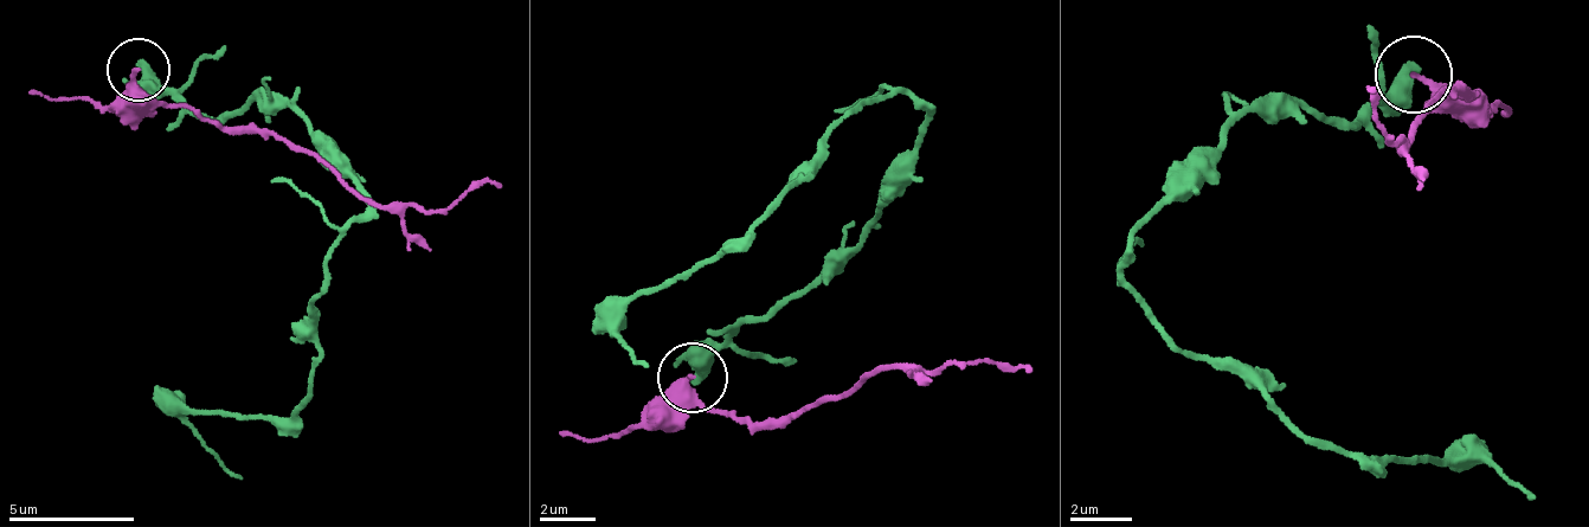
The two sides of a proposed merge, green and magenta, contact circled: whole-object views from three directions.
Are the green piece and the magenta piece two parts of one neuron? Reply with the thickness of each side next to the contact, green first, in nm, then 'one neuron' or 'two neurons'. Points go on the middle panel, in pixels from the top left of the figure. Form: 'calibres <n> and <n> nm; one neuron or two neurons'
calibres 500 and 200 nm; two neurons

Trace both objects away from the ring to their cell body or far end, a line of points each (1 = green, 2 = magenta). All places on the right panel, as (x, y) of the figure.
1: (1410, 70), (1352, 123), (1285, 95), (1226, 133), (1120, 276), (1188, 353), (1338, 448), (1475, 457), (1535, 500)
2: (1413, 72), (1468, 103), (1438, 92), (1400, 149), (1382, 135), (1369, 91), (1372, 94)

